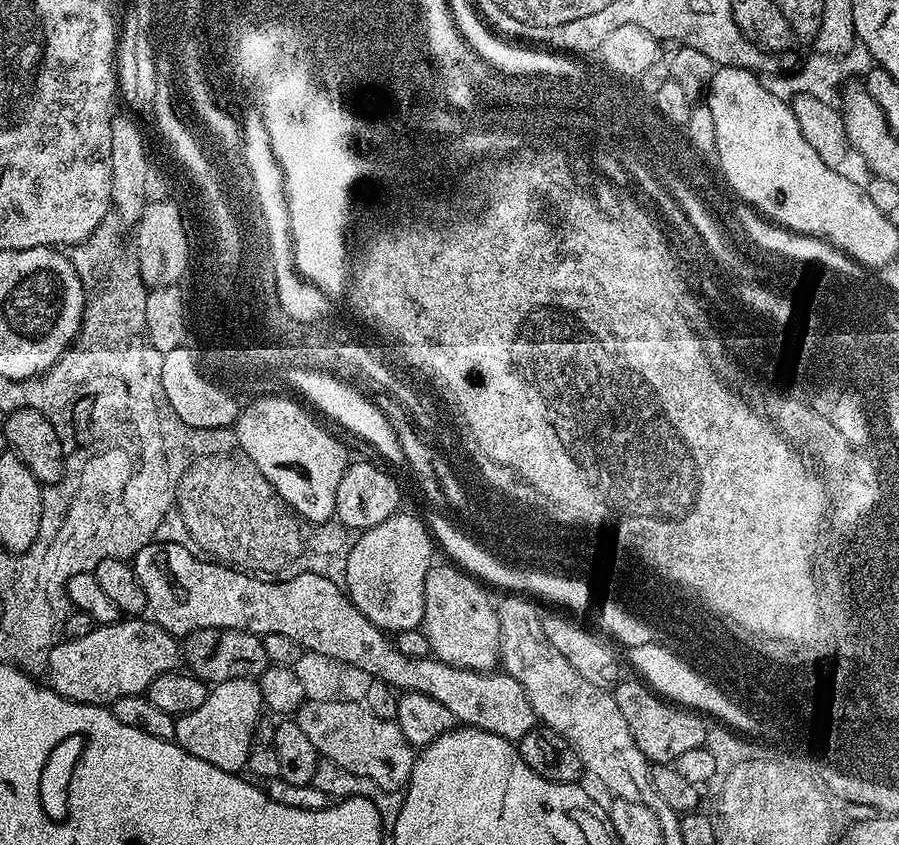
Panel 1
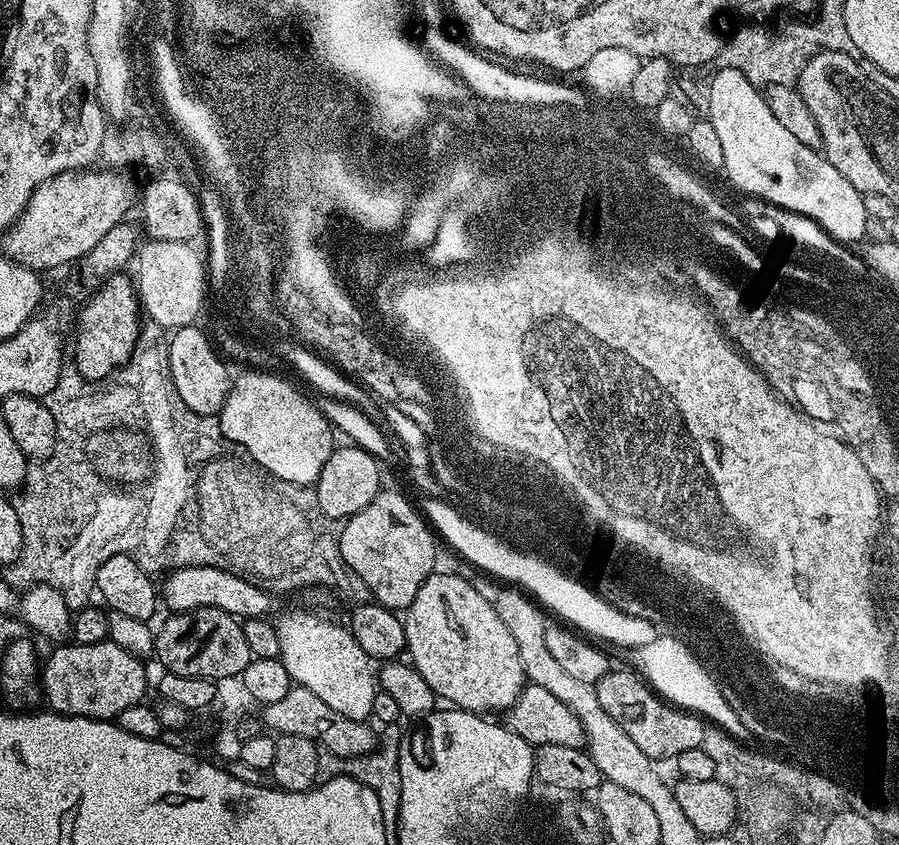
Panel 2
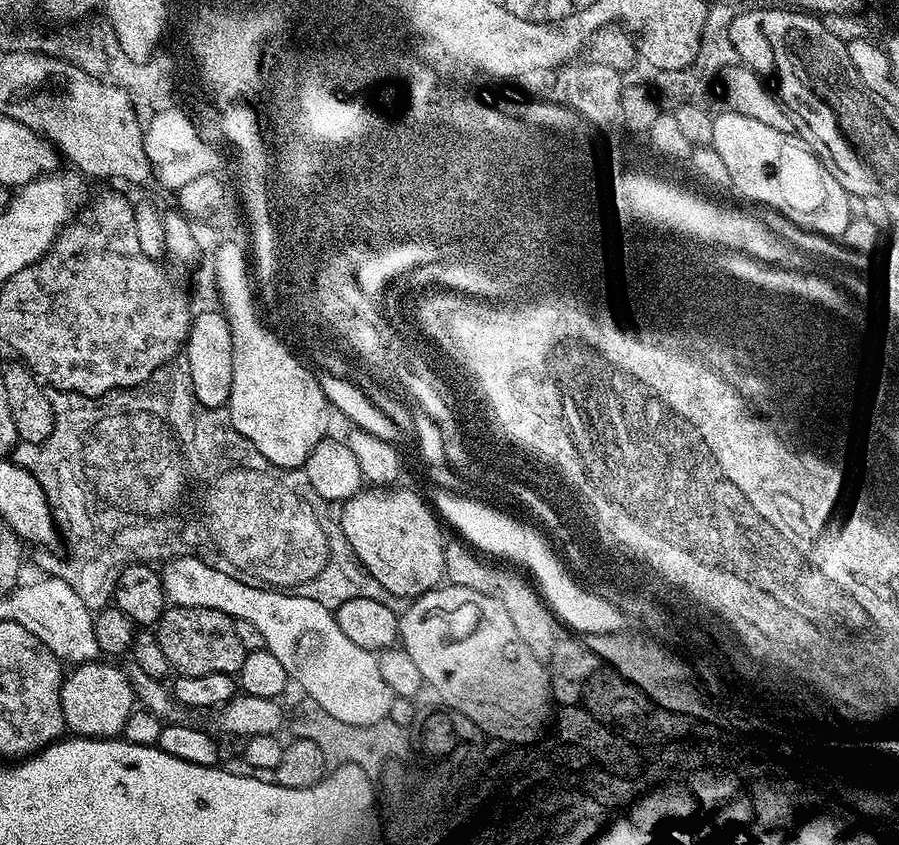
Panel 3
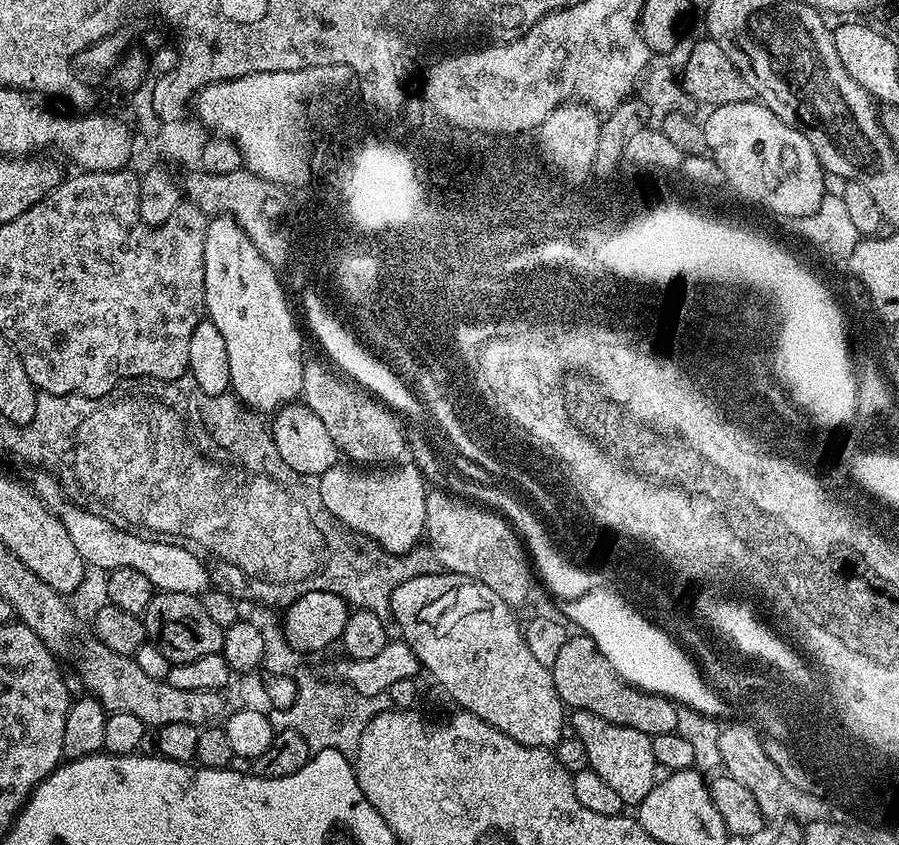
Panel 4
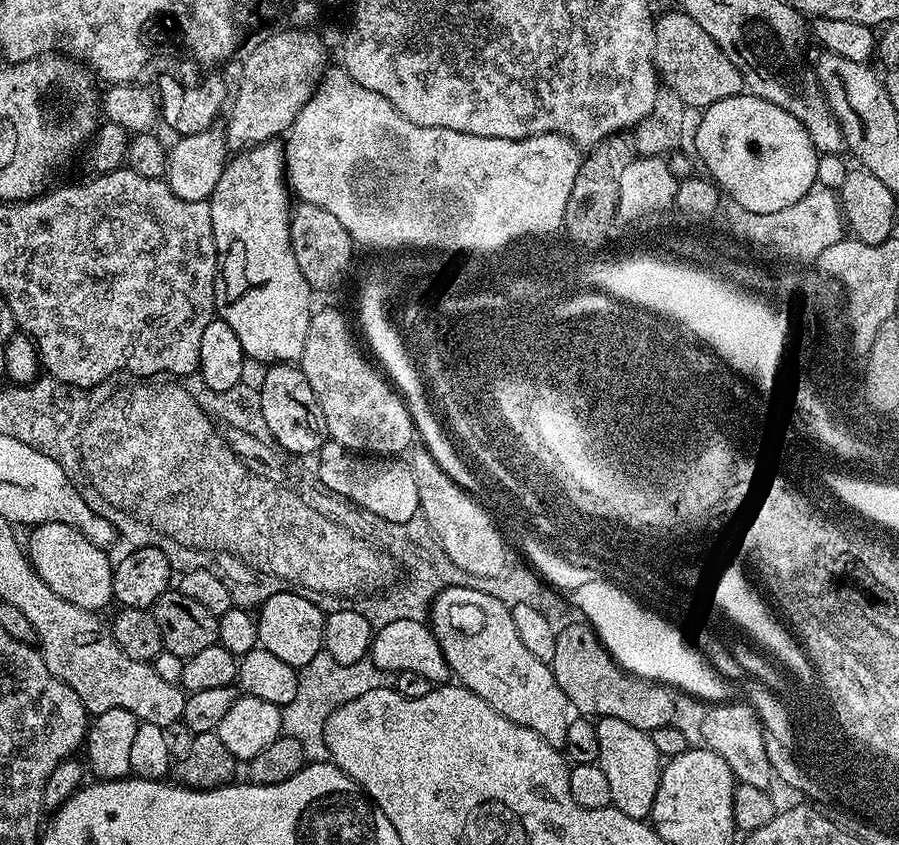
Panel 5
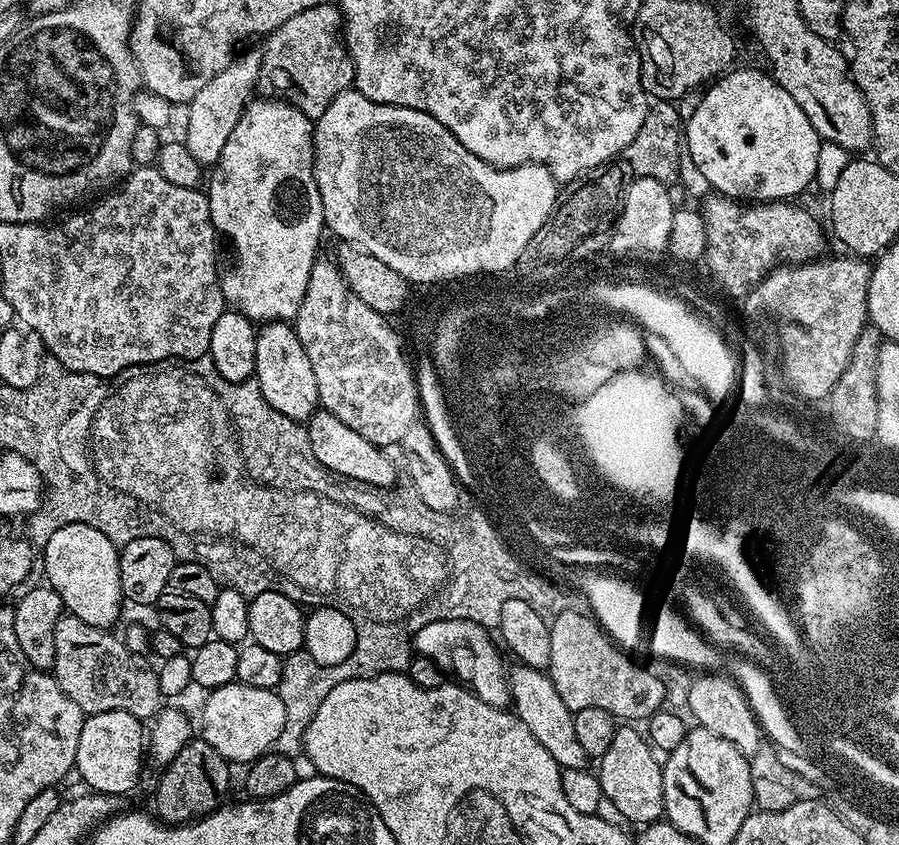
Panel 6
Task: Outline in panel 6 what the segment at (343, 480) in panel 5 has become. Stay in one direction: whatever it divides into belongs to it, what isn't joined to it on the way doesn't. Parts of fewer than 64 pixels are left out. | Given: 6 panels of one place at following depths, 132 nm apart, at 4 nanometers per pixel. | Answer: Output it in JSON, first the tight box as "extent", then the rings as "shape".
{"extent":[306,410,396,489],"shape":[[[318,410],[306,421],[310,446],[308,451],[325,468],[336,476],[343,476],[346,480],[357,480],[360,484],[367,484],[369,488],[391,489],[396,480],[396,464],[387,456],[385,449],[379,444],[372,444],[362,434],[350,430],[346,422],[334,418],[334,414]]]}

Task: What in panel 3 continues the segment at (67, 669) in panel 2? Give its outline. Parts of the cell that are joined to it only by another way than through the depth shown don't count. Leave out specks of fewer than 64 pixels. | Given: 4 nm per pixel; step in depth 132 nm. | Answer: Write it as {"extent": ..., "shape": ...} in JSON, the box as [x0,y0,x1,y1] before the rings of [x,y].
{"extent":[60,659,134,738],"shape":[[[96,659],[92,660],[88,663],[83,664],[77,664],[75,667],[73,667],[71,670],[72,673],[65,675],[63,679],[60,681],[60,701],[62,702],[62,718],[64,719],[64,727],[67,729],[69,733],[71,733],[72,736],[87,736],[89,738],[116,738],[123,733],[124,726],[126,724],[126,718],[130,713],[132,713],[133,707],[134,707],[134,697],[133,692],[131,688],[131,682],[128,680],[127,673],[124,672],[123,667],[117,666],[115,668],[115,663],[112,662],[105,662],[103,659]]]}

